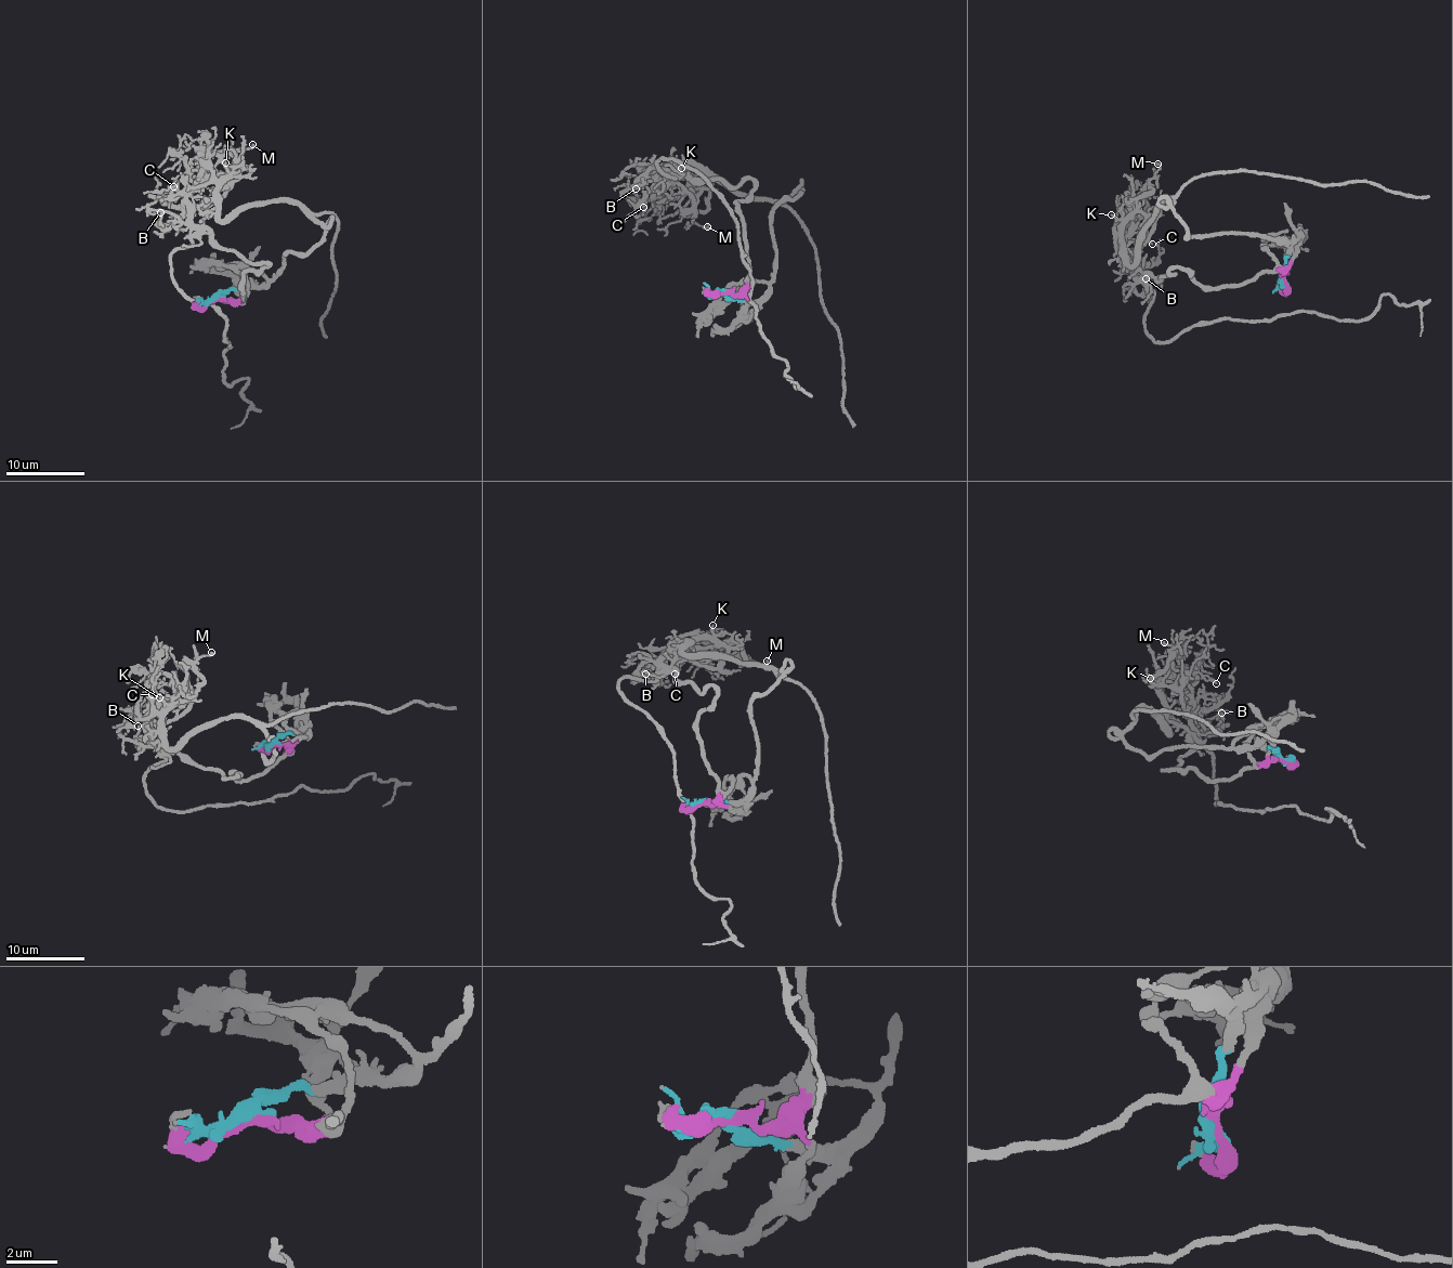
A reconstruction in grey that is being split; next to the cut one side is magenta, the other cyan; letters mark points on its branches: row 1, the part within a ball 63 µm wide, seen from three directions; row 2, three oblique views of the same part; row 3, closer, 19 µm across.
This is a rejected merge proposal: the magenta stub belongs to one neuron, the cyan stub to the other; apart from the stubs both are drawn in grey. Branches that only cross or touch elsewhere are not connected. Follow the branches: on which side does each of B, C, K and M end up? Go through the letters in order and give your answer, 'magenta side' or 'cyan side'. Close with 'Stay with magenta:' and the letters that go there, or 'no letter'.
B: magenta side
C: magenta side
K: cyan side
M: cyan side
Stay with magenta: B, C

